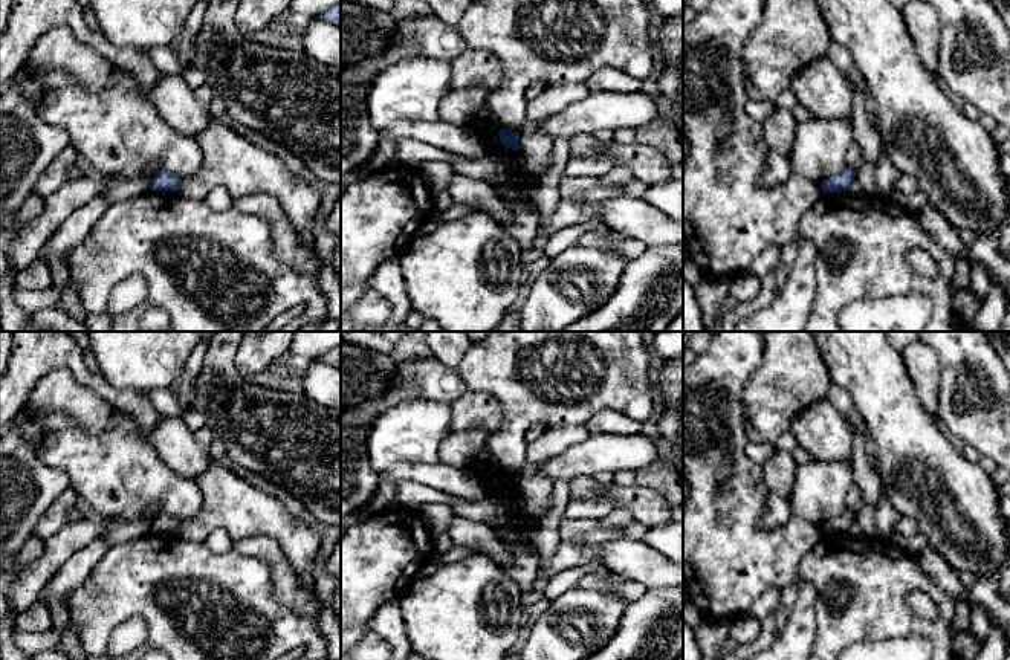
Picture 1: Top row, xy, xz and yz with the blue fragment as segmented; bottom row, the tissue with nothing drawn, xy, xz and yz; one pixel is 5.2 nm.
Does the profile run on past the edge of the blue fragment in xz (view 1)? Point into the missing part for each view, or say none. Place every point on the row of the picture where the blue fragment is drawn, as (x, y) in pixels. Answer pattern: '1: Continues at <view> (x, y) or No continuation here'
1: No continuation here

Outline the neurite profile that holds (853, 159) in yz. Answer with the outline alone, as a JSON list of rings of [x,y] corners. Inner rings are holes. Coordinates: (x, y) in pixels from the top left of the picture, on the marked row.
[[[856,141],[850,145],[845,162],[847,162],[847,168],[851,170],[859,170],[859,167],[862,165],[863,162],[862,150]]]

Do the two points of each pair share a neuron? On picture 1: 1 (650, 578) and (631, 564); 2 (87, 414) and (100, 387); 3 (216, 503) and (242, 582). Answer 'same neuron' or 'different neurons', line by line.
1: same neuron
2: different neurons
3: different neurons

